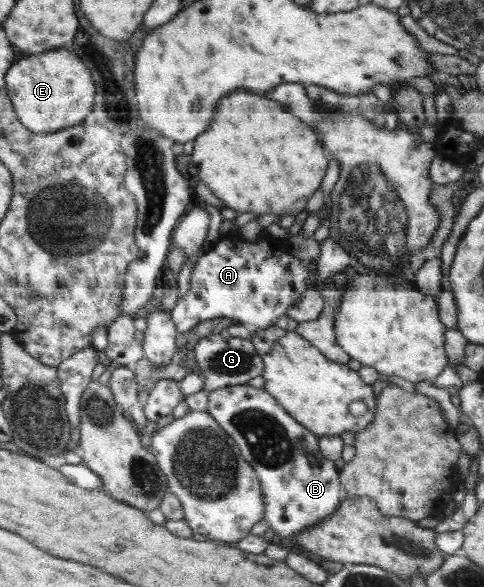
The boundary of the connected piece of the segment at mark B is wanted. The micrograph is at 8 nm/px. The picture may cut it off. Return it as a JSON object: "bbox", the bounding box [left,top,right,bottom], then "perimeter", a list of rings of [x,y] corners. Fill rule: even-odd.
{"bbox":[207,383,347,539],"perimeter":[[[247,383],[214,390],[209,393],[207,412],[236,444],[240,443],[243,459],[260,471],[264,491],[268,491],[266,523],[279,539],[290,539],[339,509],[347,492],[338,483],[338,469],[334,463],[322,463],[318,437],[294,419],[271,393]]]}

